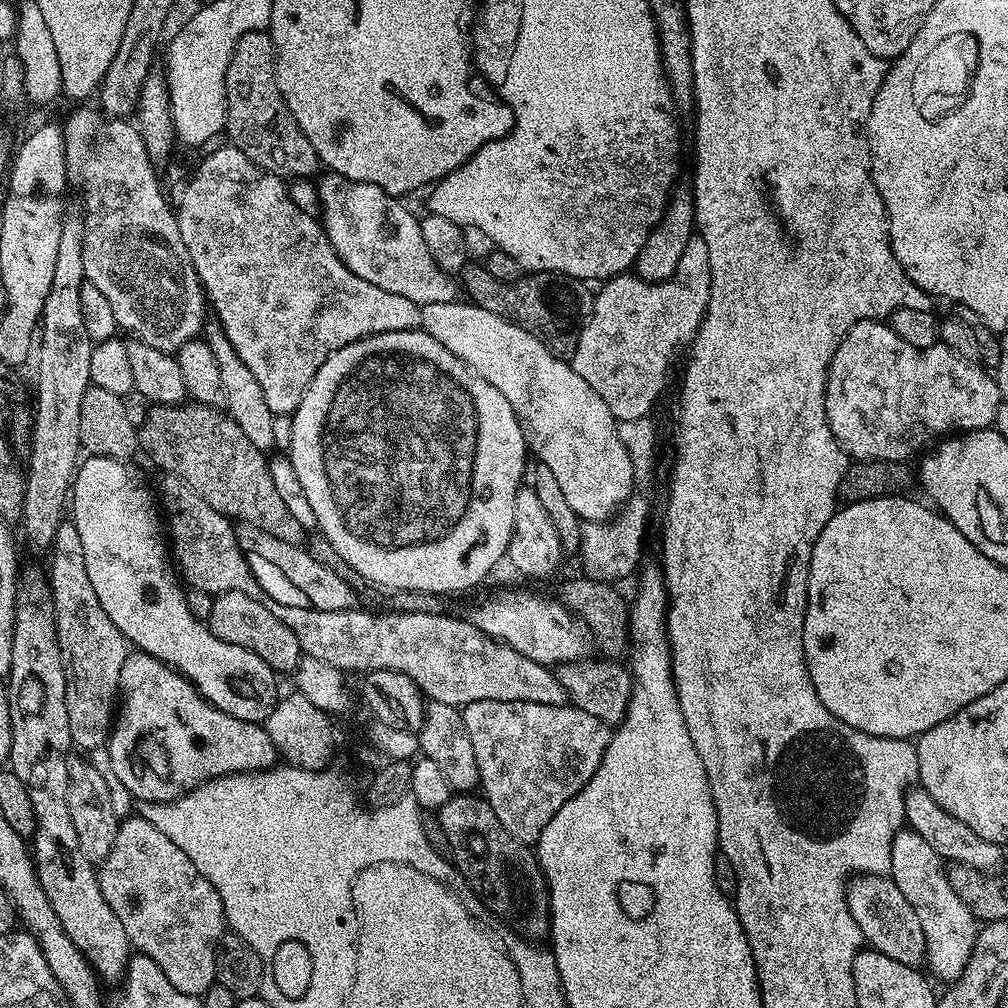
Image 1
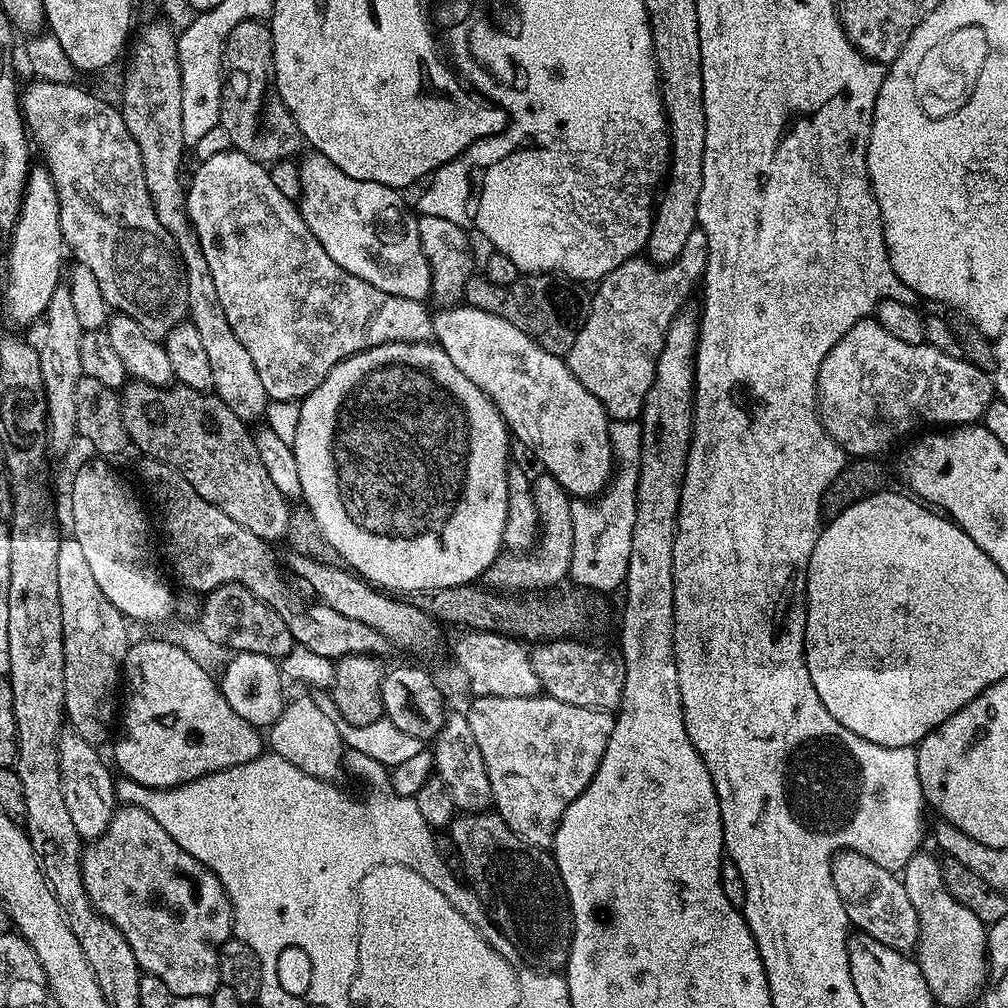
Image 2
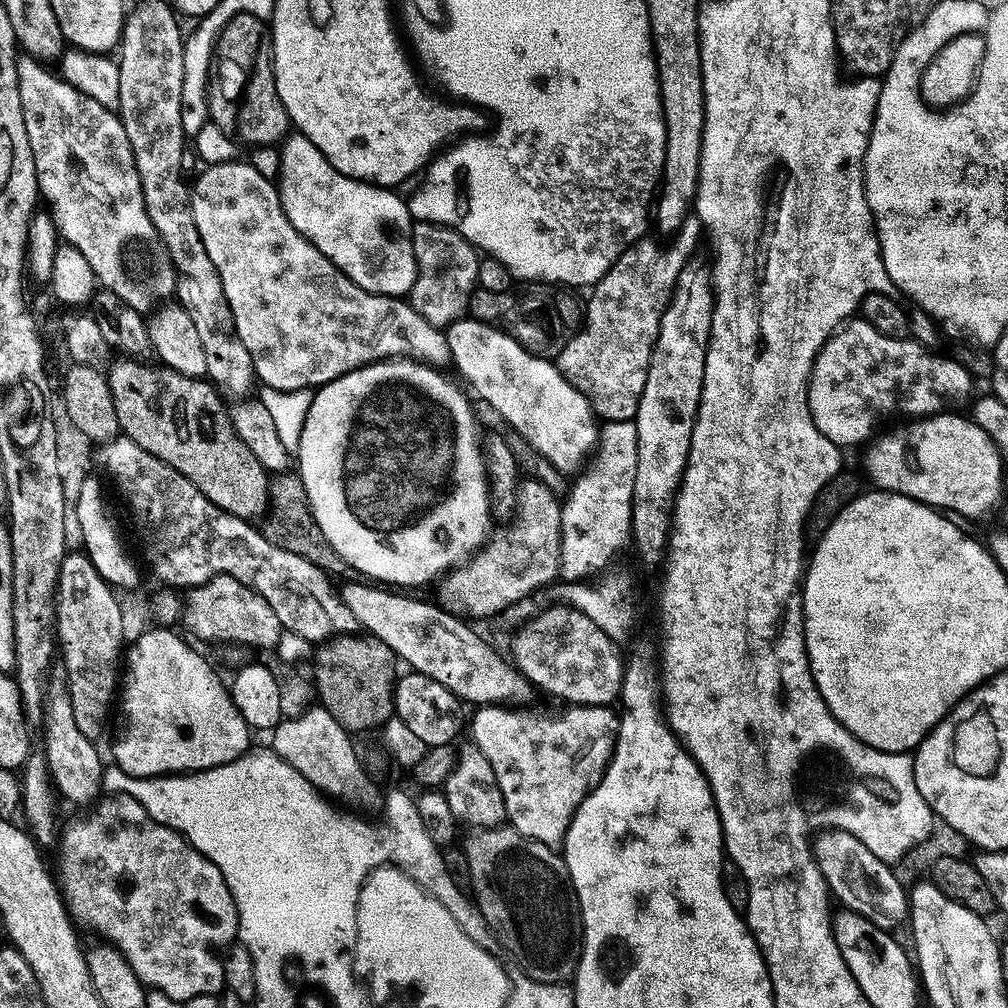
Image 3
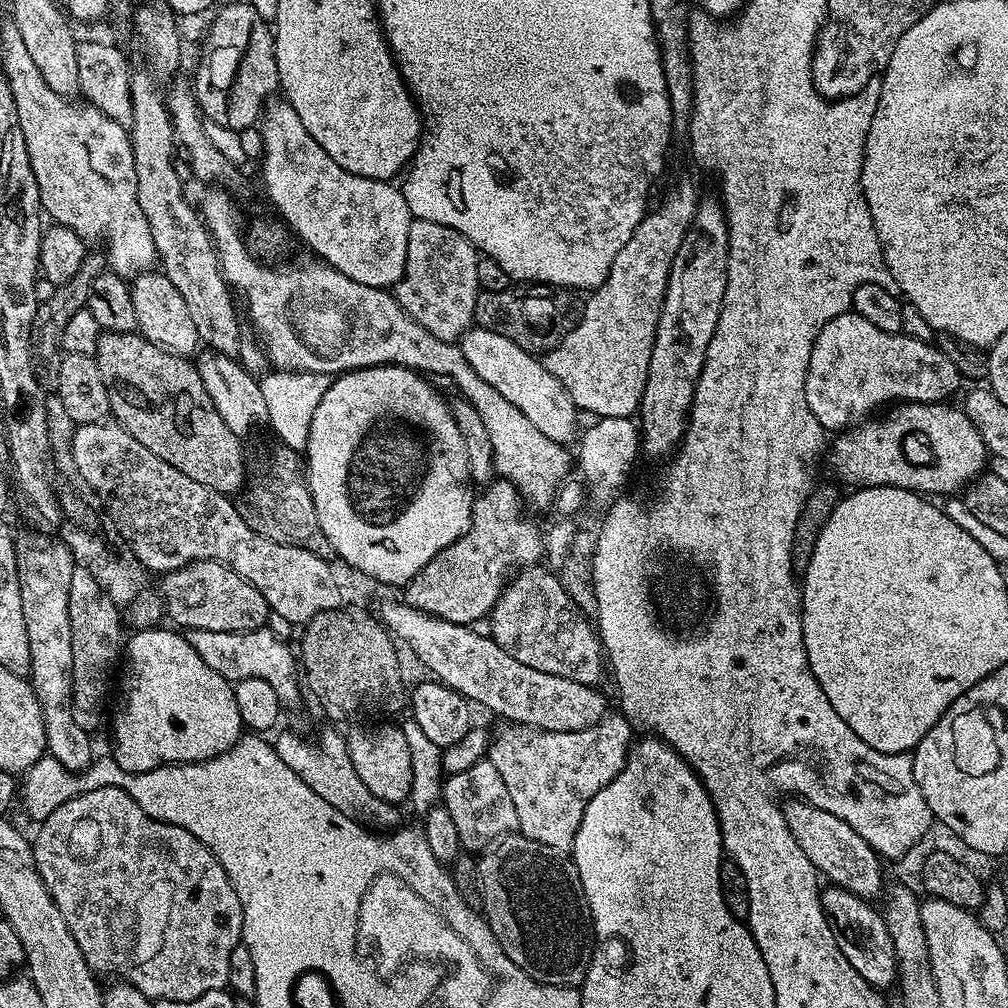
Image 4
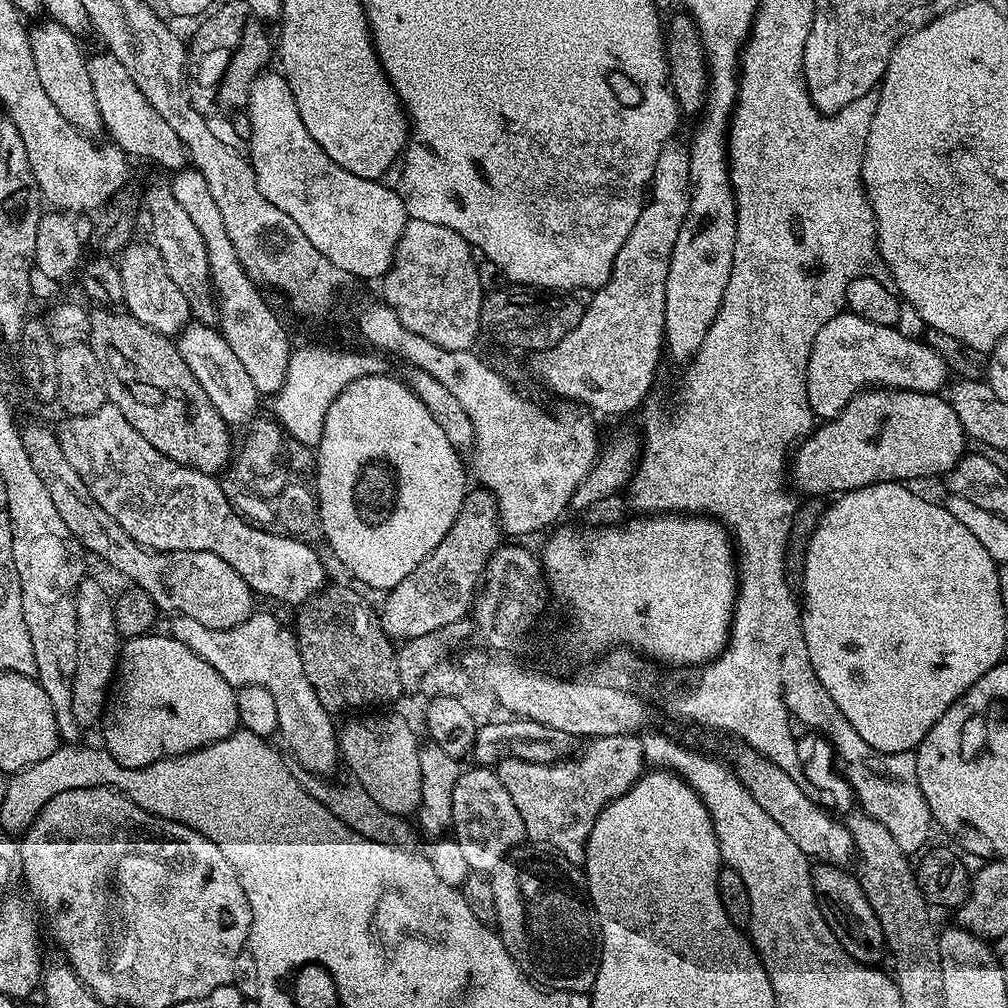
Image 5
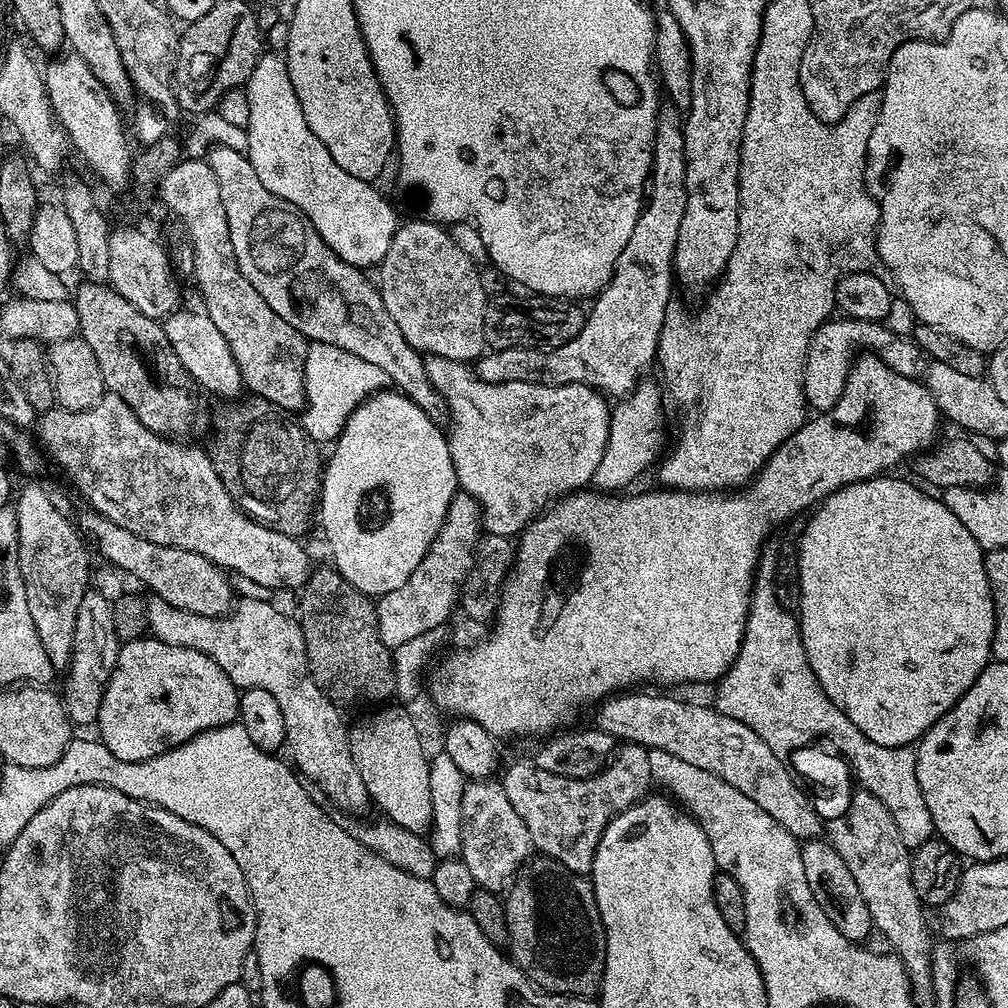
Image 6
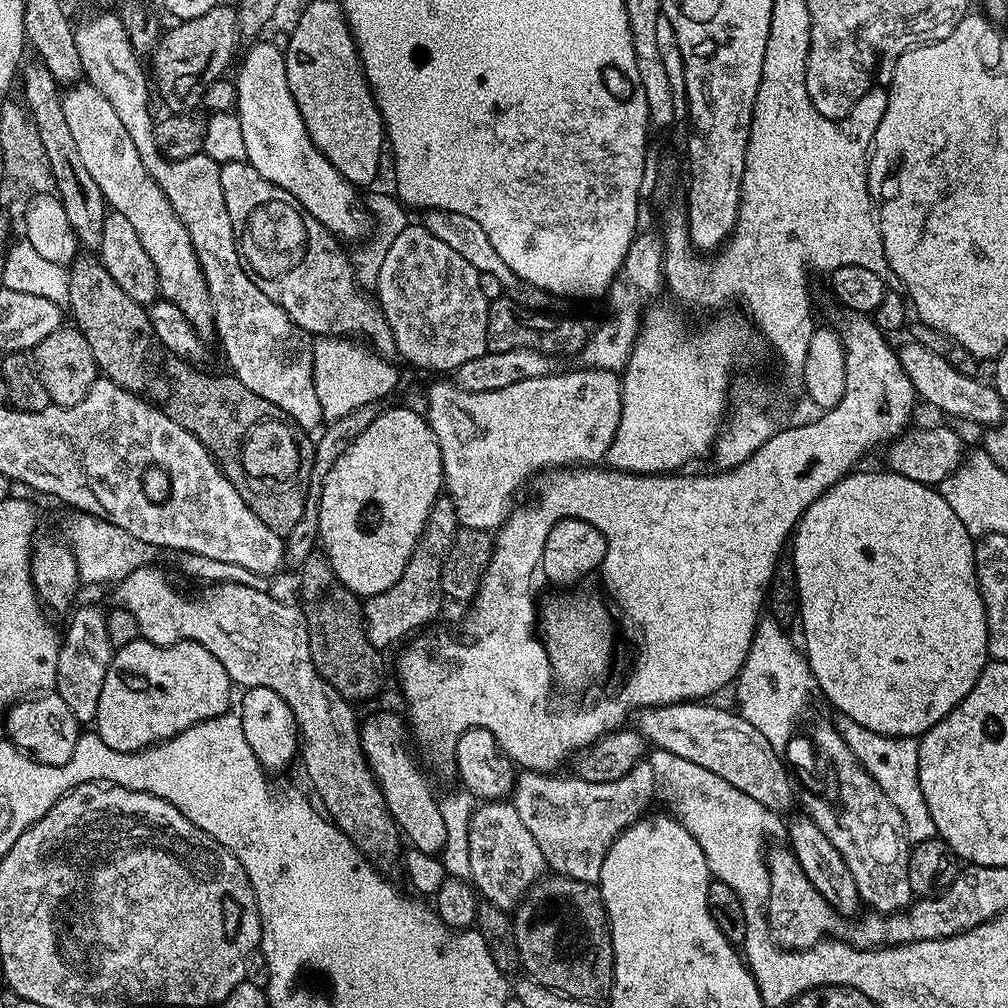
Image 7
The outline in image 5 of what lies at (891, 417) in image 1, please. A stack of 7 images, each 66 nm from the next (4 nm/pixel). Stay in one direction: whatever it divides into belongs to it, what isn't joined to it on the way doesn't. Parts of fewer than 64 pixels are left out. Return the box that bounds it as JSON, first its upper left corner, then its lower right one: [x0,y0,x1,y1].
[806,310,950,421]

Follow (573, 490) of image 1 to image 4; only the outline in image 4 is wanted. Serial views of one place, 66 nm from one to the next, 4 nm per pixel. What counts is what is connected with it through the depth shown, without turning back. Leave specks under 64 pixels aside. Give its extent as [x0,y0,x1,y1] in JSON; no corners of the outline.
[458,326,577,446]

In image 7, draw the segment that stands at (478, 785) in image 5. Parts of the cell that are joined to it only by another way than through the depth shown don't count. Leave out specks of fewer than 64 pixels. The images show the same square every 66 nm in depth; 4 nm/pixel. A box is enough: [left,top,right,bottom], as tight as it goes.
[469,800,546,910]

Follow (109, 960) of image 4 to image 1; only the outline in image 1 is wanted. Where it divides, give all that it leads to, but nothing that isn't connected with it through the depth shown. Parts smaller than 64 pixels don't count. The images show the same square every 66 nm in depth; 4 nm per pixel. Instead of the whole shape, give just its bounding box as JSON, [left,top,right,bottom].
[99,814,226,997]

